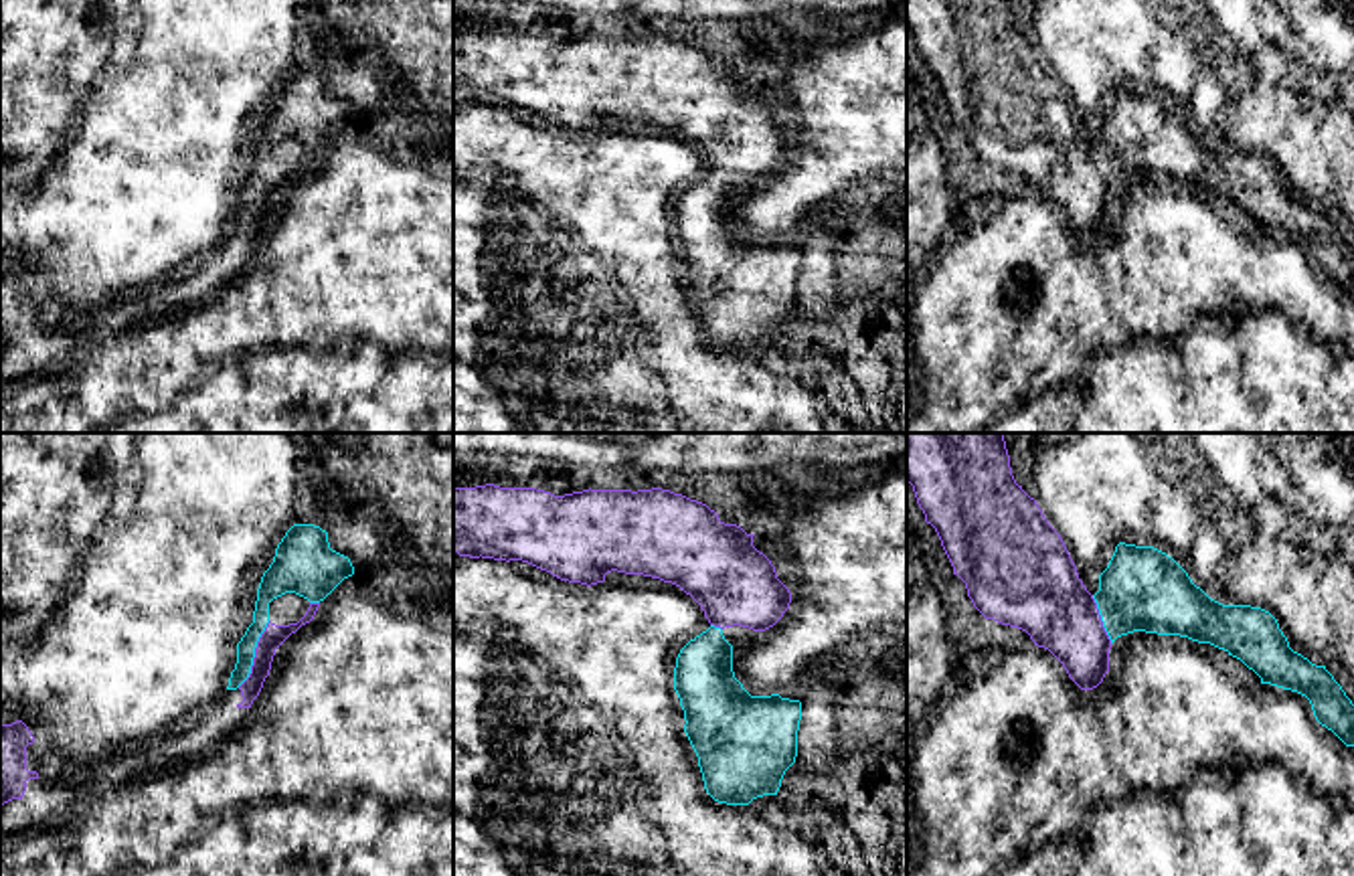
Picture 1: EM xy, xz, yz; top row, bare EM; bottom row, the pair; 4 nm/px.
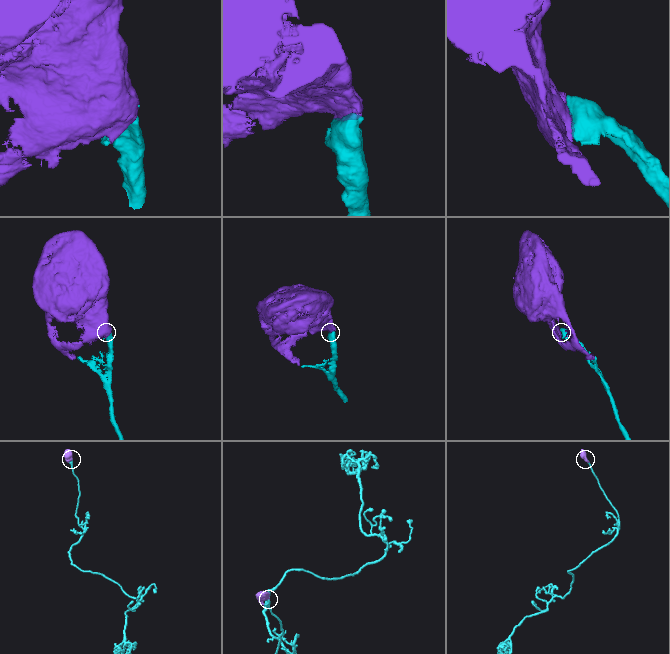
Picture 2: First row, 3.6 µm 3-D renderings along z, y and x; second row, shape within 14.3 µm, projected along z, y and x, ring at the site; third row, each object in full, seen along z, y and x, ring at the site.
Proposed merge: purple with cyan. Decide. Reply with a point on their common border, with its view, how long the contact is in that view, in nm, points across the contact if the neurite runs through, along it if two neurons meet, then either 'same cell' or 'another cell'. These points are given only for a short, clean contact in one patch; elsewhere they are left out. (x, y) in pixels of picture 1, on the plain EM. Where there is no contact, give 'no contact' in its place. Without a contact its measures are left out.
xy (256, 201) | 300 nm | same cell

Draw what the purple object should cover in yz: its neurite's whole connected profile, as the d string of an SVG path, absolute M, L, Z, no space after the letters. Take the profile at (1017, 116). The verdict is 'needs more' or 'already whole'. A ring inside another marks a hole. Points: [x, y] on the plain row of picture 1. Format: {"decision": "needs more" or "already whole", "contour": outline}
{"decision": "needs more", "contour": "M907 0L907 28L913 32L925 69L931 71L941 93L967 136L974 154L1002 172L1018 174L1030 182L1034 192L1048 196L1081 237L1097 235L1109 218L1111 190L1127 180L1146 178L1158 182L1180 182L1198 190L1224 196L1253 216L1261 231L1305 243L1316 267L1332 277L1346 293L1354 293L1354 251L1326 216L1289 194L1277 166L1251 152L1222 152L1192 129L1188 119L1166 99L1154 93L1119 89L1099 121L1099 138L1091 142L1079 125L1077 113L1061 85L1048 71L1036 47L1016 30L1008 0Z"}

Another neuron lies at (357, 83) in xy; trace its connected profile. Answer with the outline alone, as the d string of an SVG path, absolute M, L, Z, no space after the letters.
M350 57L330 75L328 89L332 97L350 105L358 123L378 105L383 81L370 57Z

